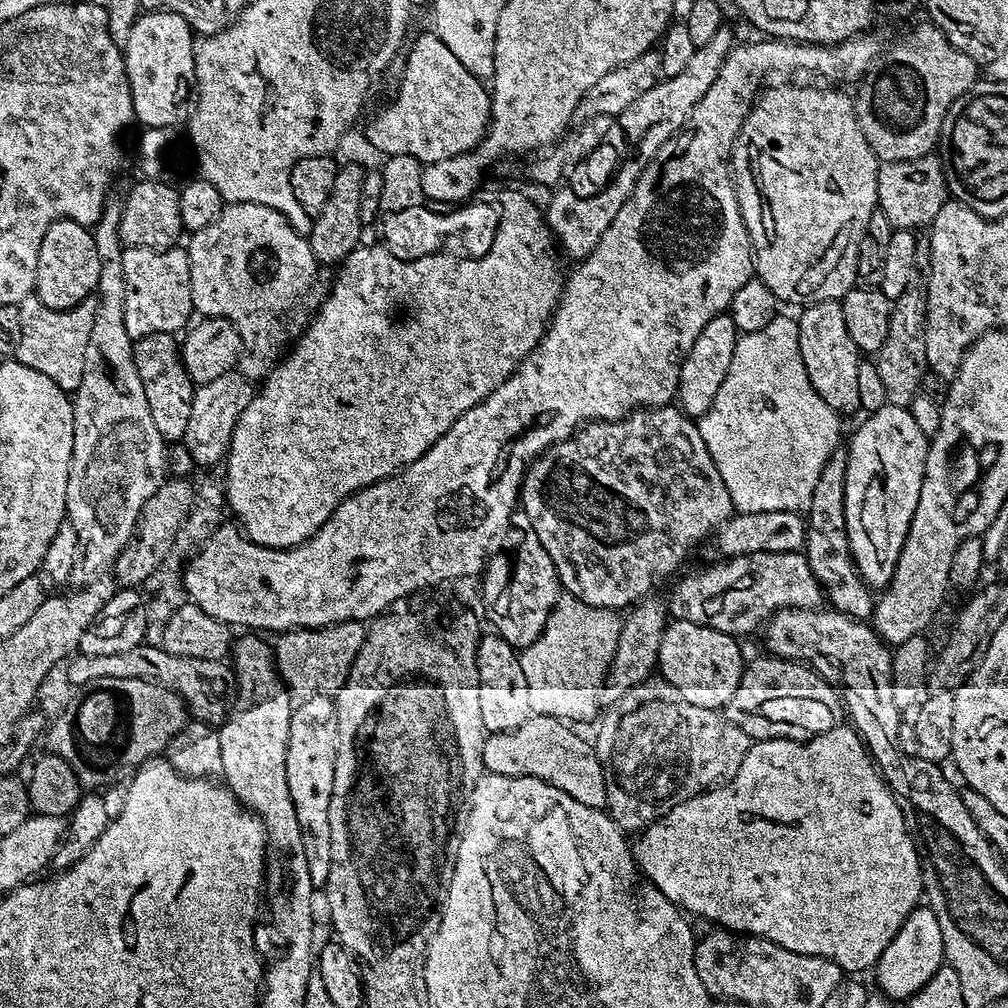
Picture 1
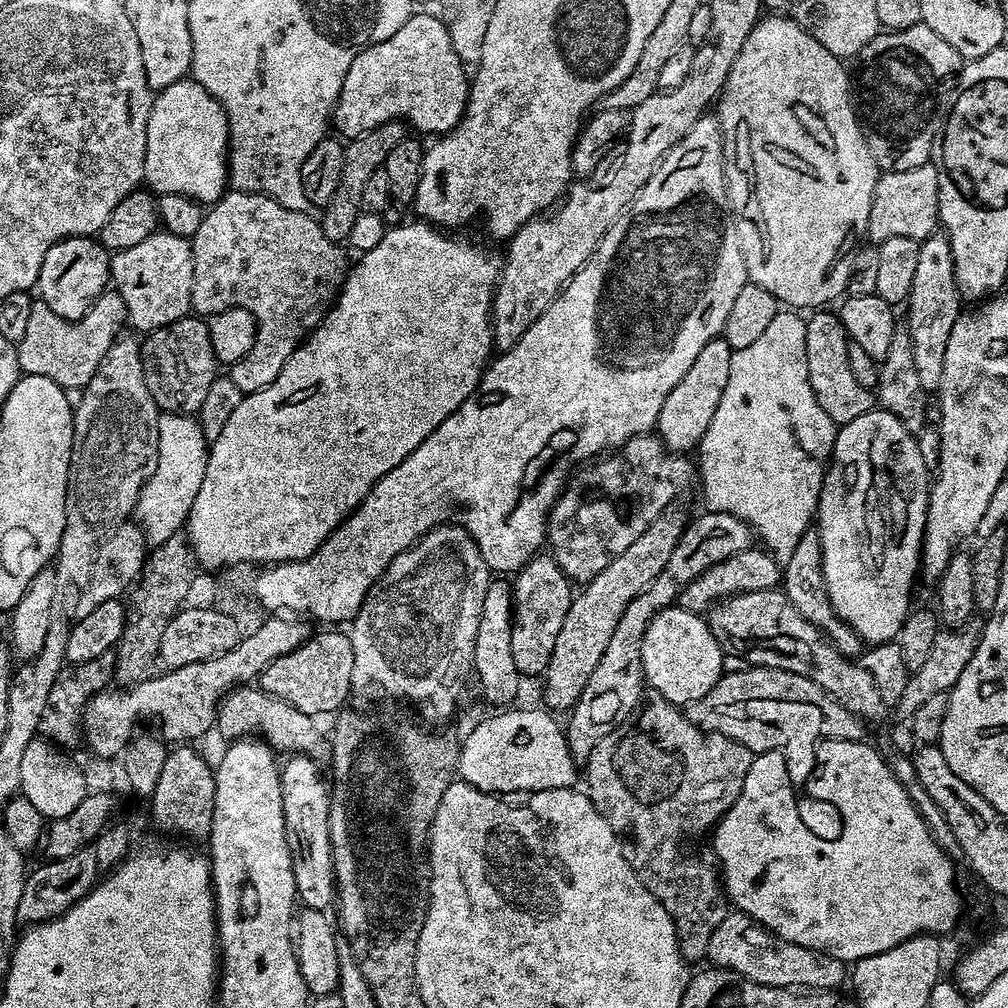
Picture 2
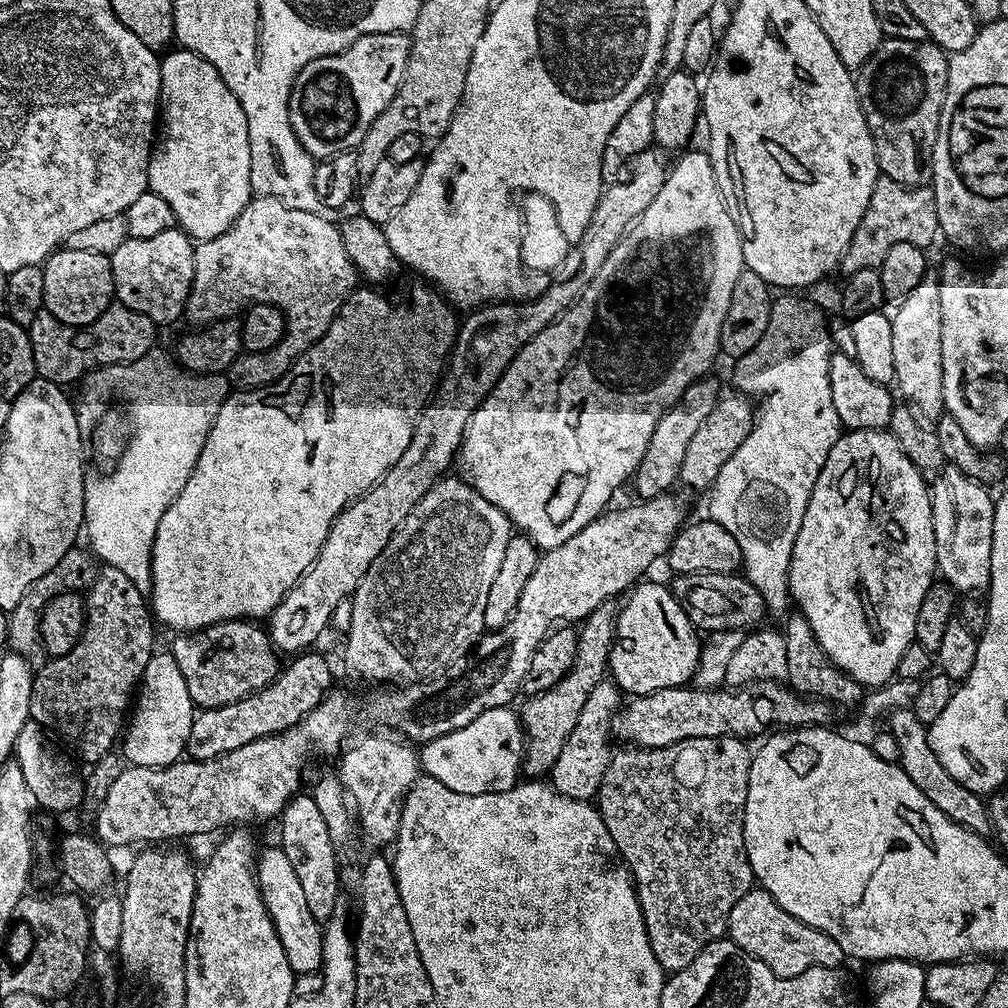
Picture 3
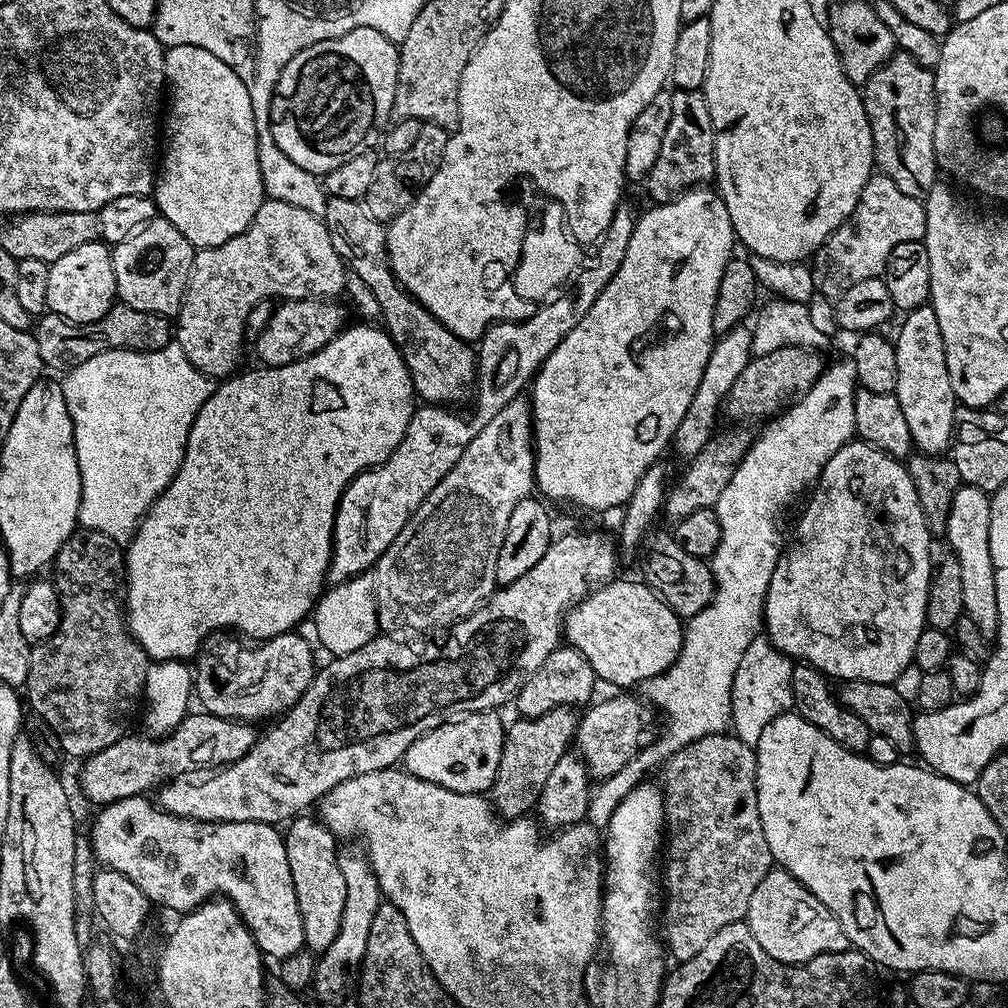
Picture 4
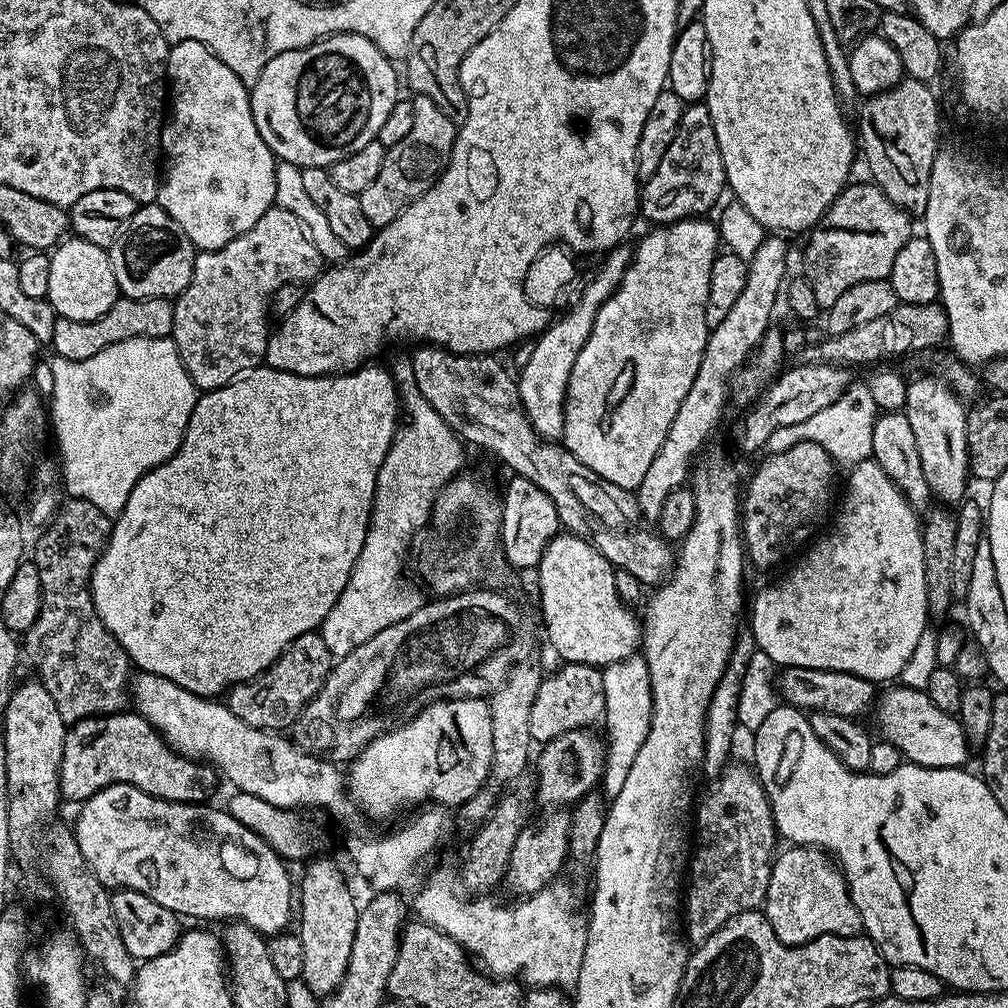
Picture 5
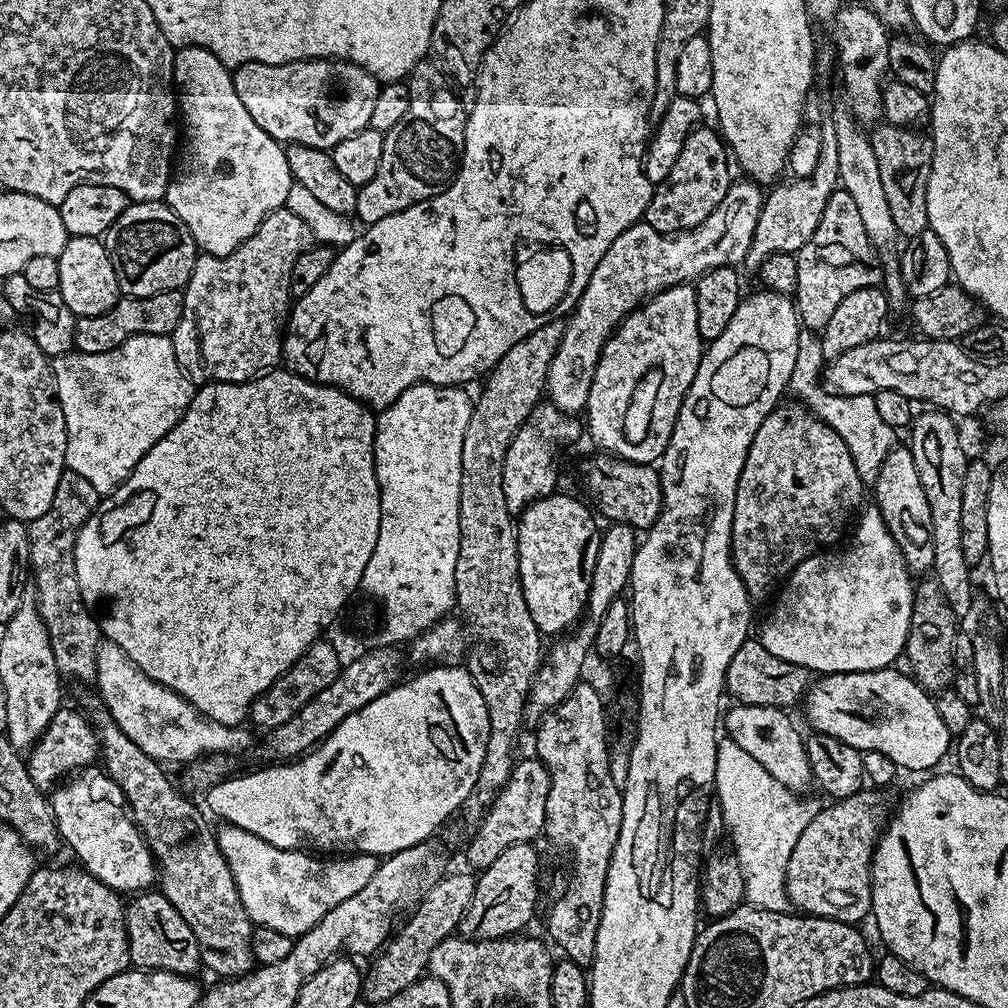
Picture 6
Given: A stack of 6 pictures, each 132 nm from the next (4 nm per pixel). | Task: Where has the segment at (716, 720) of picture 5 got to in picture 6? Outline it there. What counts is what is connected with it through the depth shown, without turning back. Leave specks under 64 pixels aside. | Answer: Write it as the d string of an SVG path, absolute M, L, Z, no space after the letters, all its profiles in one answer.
M727 736L717 741L715 784L716 798L708 803L701 847L713 851L725 824L733 855L743 873L745 901L771 912L789 911L790 901L785 890L786 866L802 831L819 812L819 805L798 798L793 789L782 786L756 758Z

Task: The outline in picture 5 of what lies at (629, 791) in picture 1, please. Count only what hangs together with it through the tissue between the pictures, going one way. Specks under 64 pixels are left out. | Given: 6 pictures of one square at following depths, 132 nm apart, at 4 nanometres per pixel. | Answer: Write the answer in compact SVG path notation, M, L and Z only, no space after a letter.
M727 763L710 788L694 812L694 847L686 872L688 897L682 900L682 928L696 946L730 918L763 905L778 841L768 796L747 763Z

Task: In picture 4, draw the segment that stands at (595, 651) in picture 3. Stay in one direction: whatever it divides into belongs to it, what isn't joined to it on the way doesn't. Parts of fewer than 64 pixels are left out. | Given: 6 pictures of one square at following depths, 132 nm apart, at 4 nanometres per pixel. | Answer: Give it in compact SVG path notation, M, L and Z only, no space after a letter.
M555 708L538 718L516 718L513 724L507 725L498 774L494 774L490 789L490 803L497 816L524 818L535 809L548 775L573 743L577 723L578 716L573 709Z

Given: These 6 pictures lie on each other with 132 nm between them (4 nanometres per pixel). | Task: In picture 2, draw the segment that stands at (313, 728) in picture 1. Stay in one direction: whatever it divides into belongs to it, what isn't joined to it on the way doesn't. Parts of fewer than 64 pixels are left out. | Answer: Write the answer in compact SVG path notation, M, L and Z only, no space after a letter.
M292 754L283 761L280 769L280 785L282 786L282 814L286 822L286 842L290 846L290 858L294 870L294 882L299 903L305 908L313 908L319 912L333 907L336 894L336 875L332 865L332 843L330 842L330 826L328 825L329 785L320 777L316 769L317 761L311 756Z

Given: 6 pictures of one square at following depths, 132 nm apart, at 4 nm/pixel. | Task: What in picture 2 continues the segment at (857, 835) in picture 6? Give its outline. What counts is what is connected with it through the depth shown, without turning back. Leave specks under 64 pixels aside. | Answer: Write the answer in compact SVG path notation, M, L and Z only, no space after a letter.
M739 910L729 911L718 922L718 930L710 934L707 959L715 967L729 968L759 984L793 990L836 990L846 980L845 961L815 952L806 946L786 942L766 928L761 928Z

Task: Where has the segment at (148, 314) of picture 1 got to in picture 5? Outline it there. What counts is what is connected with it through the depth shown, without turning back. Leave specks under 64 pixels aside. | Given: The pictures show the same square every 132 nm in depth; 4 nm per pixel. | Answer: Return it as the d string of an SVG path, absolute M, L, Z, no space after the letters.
M155 203L137 207L134 218L130 218L130 222L124 227L120 237L108 249L108 257L114 270L114 278L123 295L135 300L138 298L175 298L186 290L190 282L197 251L198 249L190 242L190 238L186 238L186 230L182 230L182 226L178 226L178 222L174 222L174 218L170 218L170 214L166 214L166 210L162 210L160 205Z

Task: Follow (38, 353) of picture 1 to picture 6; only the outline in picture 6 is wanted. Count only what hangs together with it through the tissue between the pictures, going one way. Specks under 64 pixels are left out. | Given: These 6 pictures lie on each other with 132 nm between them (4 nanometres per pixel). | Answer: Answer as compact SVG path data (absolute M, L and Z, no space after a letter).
M183 291L159 292L149 296L121 295L116 305L102 314L78 316L74 326L75 351L86 354L102 354L106 350L114 350L126 342L131 336L154 334L155 336L171 336L182 318L184 309Z

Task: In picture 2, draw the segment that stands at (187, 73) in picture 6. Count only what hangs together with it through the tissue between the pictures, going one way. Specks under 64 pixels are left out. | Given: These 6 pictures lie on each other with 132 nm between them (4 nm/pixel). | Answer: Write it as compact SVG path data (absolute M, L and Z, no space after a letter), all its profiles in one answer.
M185 78L159 89L152 97L150 118L146 122L146 158L144 184L153 193L182 194L208 206L226 191L228 179L228 120L224 107L196 80Z

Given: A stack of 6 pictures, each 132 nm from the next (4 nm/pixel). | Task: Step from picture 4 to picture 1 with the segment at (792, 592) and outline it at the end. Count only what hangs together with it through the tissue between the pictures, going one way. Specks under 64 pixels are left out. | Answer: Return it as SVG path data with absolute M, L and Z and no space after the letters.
M886 403L863 418L865 420L857 426L852 441L846 444L845 528L857 572L868 588L880 590L892 577L896 558L908 537L910 522L918 506L918 494L922 490L929 441L908 408Z

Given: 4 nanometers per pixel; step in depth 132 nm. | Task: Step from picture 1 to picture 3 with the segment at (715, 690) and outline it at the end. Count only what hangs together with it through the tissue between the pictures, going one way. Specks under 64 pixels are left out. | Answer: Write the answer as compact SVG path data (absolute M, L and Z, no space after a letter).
M645 582L637 583L635 587L627 593L626 599L628 599L628 601L625 602L624 609L622 607L619 609L616 618L616 638L612 641L612 649L608 655L608 672L610 673L611 679L620 688L621 693L631 694L632 696L649 696L649 694L654 690L662 690L663 688L678 688L687 685L696 675L696 663L700 660L700 649L702 647L701 641L699 639L696 641L698 632L697 629L692 626L692 620L688 616L685 605L681 603L681 601L679 604L679 602L672 597L670 589L663 588L660 584L644 583Z

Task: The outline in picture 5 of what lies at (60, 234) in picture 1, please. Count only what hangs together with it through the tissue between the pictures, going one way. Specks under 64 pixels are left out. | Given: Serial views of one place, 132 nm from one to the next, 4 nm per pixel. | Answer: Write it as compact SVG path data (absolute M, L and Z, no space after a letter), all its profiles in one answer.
M79 238L61 239L50 252L50 290L46 299L59 318L70 318L74 322L90 322L102 318L110 306L121 295L118 282L114 278L108 249L94 246Z

